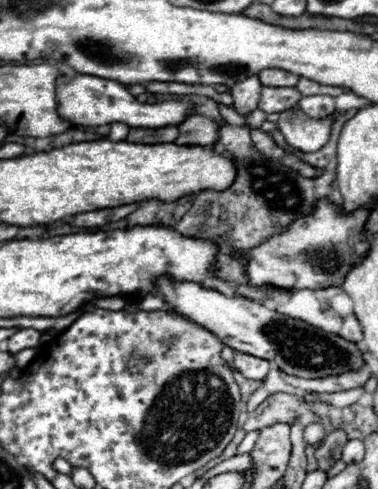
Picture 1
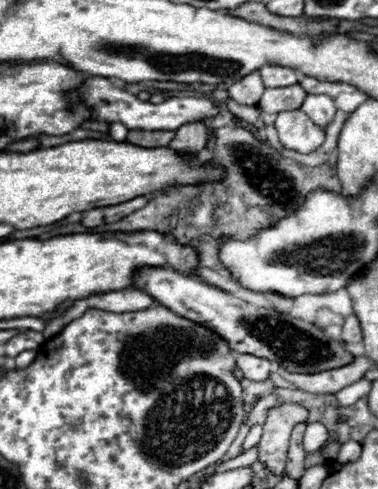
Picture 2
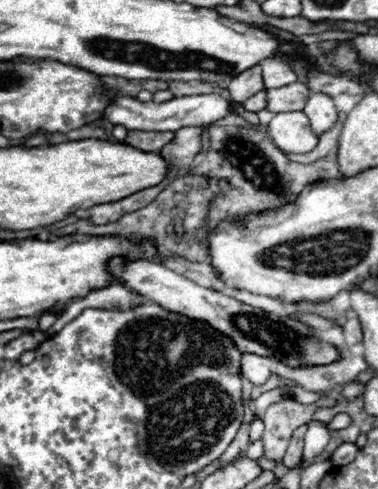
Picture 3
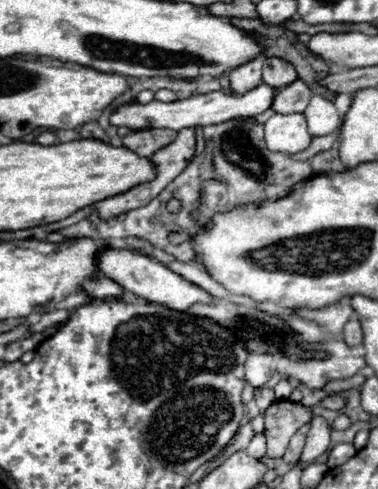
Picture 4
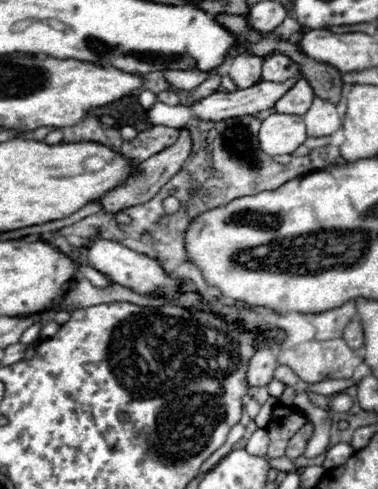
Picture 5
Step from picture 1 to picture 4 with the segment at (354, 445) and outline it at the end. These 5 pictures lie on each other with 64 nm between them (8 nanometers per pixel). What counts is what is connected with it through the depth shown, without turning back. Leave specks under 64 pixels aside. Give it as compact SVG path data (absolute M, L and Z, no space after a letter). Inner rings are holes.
M338 444L336 448L332 448L332 452L330 452L326 464L328 464L330 468L336 468L336 466L348 462L354 454L356 454L356 448L354 448L352 444Z

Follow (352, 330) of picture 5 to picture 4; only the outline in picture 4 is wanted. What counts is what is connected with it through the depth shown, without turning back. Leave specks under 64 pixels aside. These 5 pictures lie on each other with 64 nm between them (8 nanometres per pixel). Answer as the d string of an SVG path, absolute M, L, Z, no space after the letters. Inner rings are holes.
M356 316L352 320L348 320L348 324L344 326L344 342L348 346L362 344L362 328L360 328L360 322Z

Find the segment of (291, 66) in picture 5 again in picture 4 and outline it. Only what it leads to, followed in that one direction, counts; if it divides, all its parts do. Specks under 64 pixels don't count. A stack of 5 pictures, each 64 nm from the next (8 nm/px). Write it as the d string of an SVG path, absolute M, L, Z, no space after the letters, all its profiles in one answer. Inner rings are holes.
M266 58L264 60L264 74L262 74L264 84L268 84L272 88L280 88L280 86L292 84L296 78L298 78L298 74L292 64L288 64L280 58Z

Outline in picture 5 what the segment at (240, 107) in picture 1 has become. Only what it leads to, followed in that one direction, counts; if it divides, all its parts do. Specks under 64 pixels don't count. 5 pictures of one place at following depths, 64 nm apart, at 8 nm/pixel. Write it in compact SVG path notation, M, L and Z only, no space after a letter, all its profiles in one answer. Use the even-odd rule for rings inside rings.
M238 54L234 56L228 74L236 88L250 88L262 78L262 64L264 60L254 54Z

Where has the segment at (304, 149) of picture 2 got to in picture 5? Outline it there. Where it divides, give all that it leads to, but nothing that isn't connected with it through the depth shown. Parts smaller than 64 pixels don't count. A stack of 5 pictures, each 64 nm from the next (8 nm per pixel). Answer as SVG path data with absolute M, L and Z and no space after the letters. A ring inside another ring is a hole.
M270 114L260 128L260 148L272 156L292 154L298 146L306 142L306 126L302 116L290 114Z

